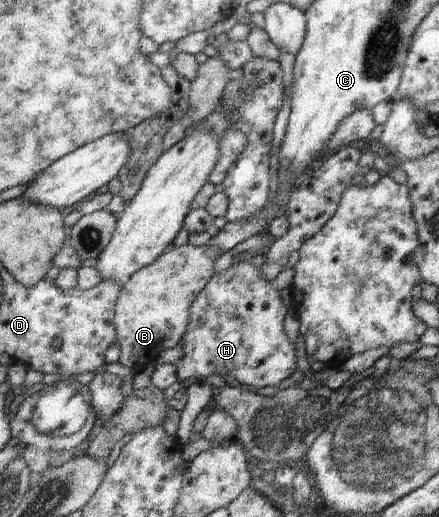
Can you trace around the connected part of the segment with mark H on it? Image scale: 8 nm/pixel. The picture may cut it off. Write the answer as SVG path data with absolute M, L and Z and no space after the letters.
M235 260L226 271L213 274L188 307L186 329L178 341L182 356L174 363L177 381L191 379L194 382L200 382L205 381L209 375L220 377L228 375L236 379L238 383L250 385L256 390L266 386L283 386L297 375L301 367L294 356L294 344L283 330L286 313L287 308L282 303L273 283L264 281L262 273L252 263Z

